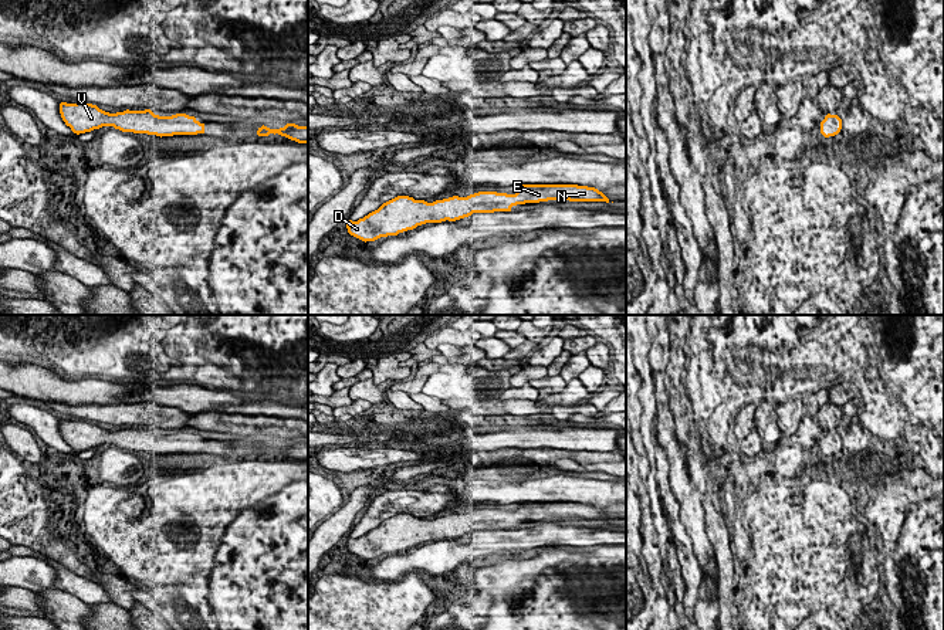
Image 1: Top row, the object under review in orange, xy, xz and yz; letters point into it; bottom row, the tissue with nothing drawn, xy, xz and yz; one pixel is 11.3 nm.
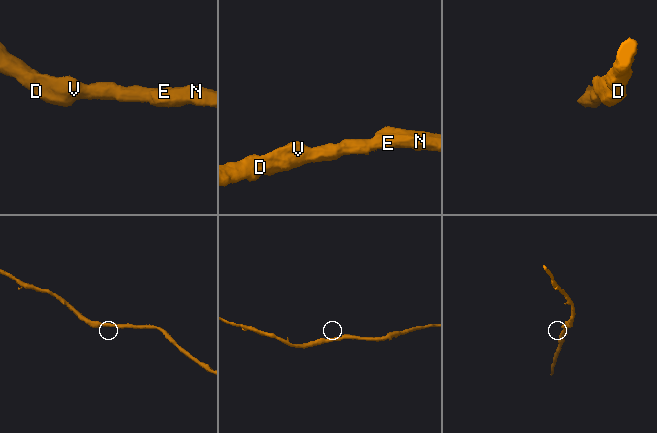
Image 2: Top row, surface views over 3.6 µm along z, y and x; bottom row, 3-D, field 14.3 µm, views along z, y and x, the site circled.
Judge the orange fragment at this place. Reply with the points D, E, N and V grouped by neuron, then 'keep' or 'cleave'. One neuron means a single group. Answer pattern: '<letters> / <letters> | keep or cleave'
D E N V | keep

